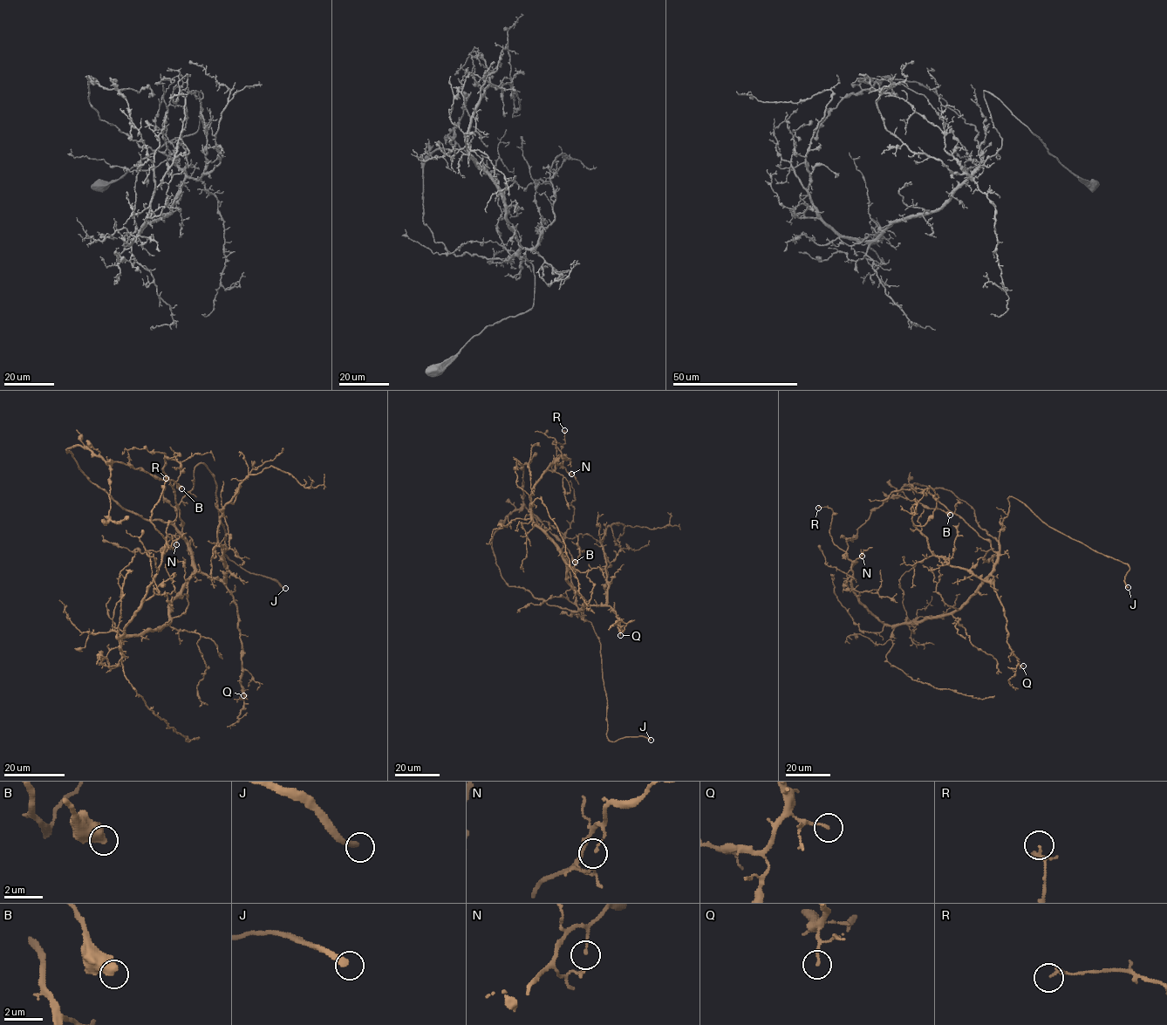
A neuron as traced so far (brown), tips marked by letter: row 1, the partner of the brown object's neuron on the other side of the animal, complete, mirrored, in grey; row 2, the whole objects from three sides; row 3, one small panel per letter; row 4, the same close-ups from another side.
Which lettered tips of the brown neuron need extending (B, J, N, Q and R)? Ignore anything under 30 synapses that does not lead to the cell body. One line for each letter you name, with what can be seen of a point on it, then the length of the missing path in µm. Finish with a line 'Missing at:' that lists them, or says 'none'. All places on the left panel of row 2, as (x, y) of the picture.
J: Place: (285, 588). Missing length about 5 µm
Q: Place: (243, 695). Missing length about 20 µm
Missing at: J, Q

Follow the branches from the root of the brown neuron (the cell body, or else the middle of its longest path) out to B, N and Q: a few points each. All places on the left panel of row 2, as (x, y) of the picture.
B: (194, 570), (187, 541), (172, 525), (123, 509), (67, 449), (86, 447), (107, 463), (141, 468), (181, 488)
N: (194, 570), (172, 601), (164, 626), (120, 639), (161, 556), (174, 540), (176, 544)
Q: (194, 570), (218, 578), (233, 597), (242, 648), (243, 695)

